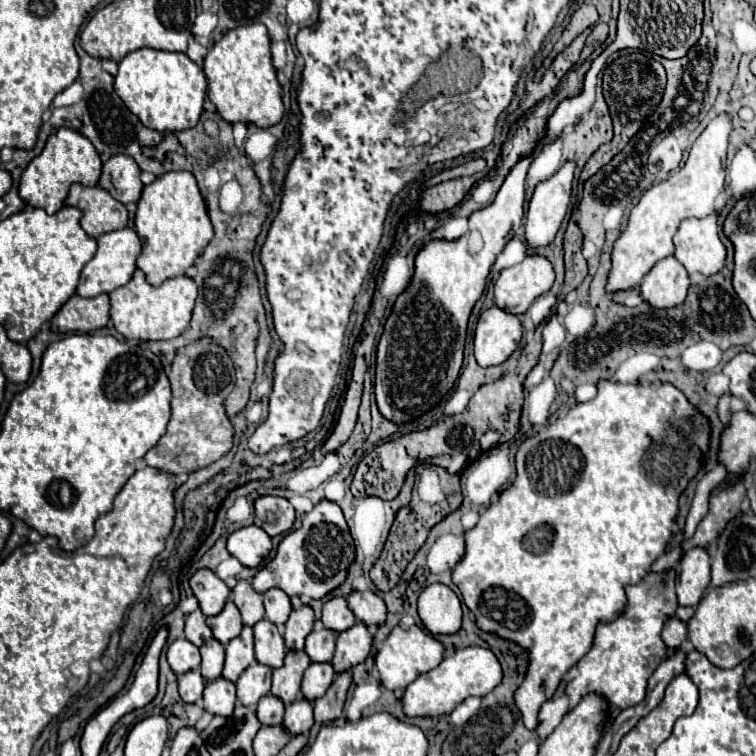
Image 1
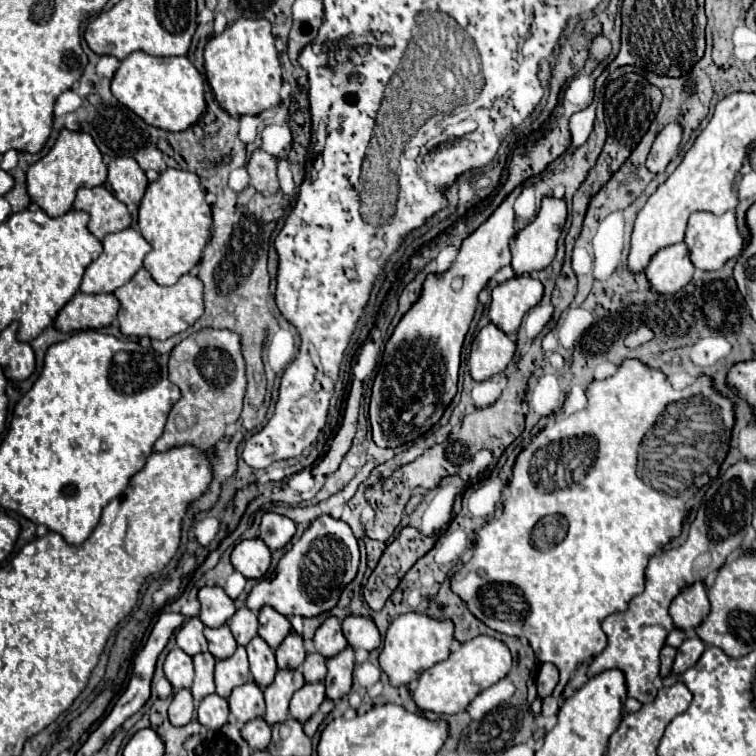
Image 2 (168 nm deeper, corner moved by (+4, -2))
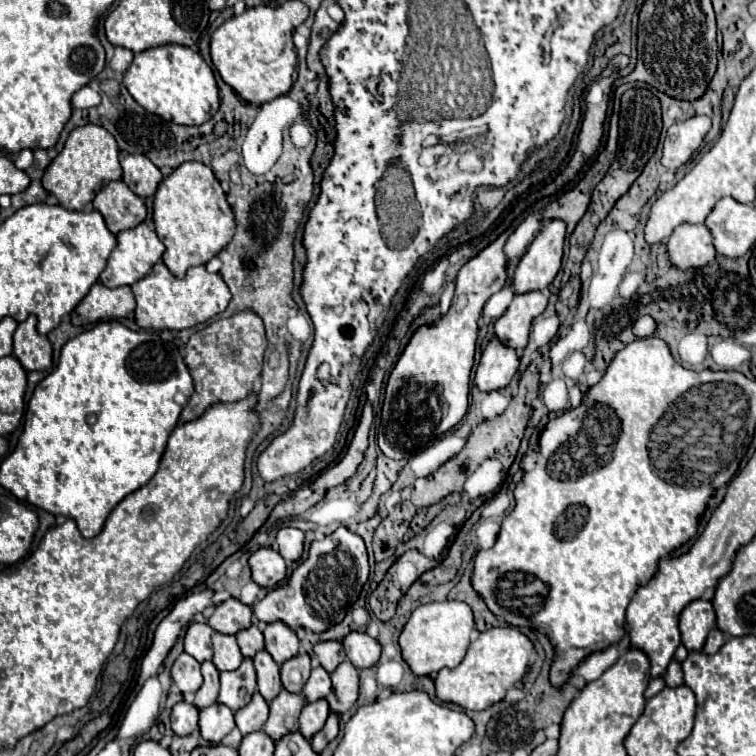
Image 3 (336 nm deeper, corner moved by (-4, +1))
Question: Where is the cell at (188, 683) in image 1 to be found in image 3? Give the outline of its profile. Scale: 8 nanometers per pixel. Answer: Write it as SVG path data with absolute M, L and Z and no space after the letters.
M179 702L173 706L173 712L171 712L171 730L175 732L175 736L189 736L193 732L197 732L197 716L199 716L199 710L189 704L189 702Z

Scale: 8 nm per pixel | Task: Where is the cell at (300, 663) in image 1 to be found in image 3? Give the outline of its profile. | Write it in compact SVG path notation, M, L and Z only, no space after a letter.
M281 690L279 696L271 702L271 712L269 712L269 720L265 722L263 732L273 740L281 740L281 736L289 734L289 732L297 732L299 730L299 714L303 708L303 694L291 694L287 690Z

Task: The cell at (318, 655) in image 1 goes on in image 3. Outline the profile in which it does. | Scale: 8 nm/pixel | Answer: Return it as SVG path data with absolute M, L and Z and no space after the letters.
M321 666L319 668L313 668L307 684L303 686L305 702L311 704L311 702L317 702L321 698L327 698L329 692L331 692L331 678L329 678L329 674Z

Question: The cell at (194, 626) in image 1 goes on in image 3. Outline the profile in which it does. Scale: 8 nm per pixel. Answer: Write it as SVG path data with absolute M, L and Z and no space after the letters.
M193 622L185 634L185 652L193 656L197 662L211 660L213 658L211 636L213 636L213 628L209 624Z

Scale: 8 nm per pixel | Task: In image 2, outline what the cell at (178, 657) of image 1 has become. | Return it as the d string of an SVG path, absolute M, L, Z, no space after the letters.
M179 647L171 649L165 657L165 675L169 679L169 683L173 685L173 689L189 689L193 683L193 659L181 651Z

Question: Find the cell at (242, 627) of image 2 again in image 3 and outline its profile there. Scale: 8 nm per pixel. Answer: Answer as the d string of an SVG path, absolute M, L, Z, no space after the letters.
M253 624L249 630L241 630L237 634L237 644L239 644L241 654L245 658L253 658L257 652L261 652L265 648L265 644L263 644L263 632L259 630L257 624Z

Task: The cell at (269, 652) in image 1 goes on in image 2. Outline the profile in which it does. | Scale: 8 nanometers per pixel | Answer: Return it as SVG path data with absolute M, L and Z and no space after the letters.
M257 635L247 645L247 655L249 655L249 665L255 683L259 687L267 687L277 673L277 661L273 659L275 651L265 643L265 639Z

